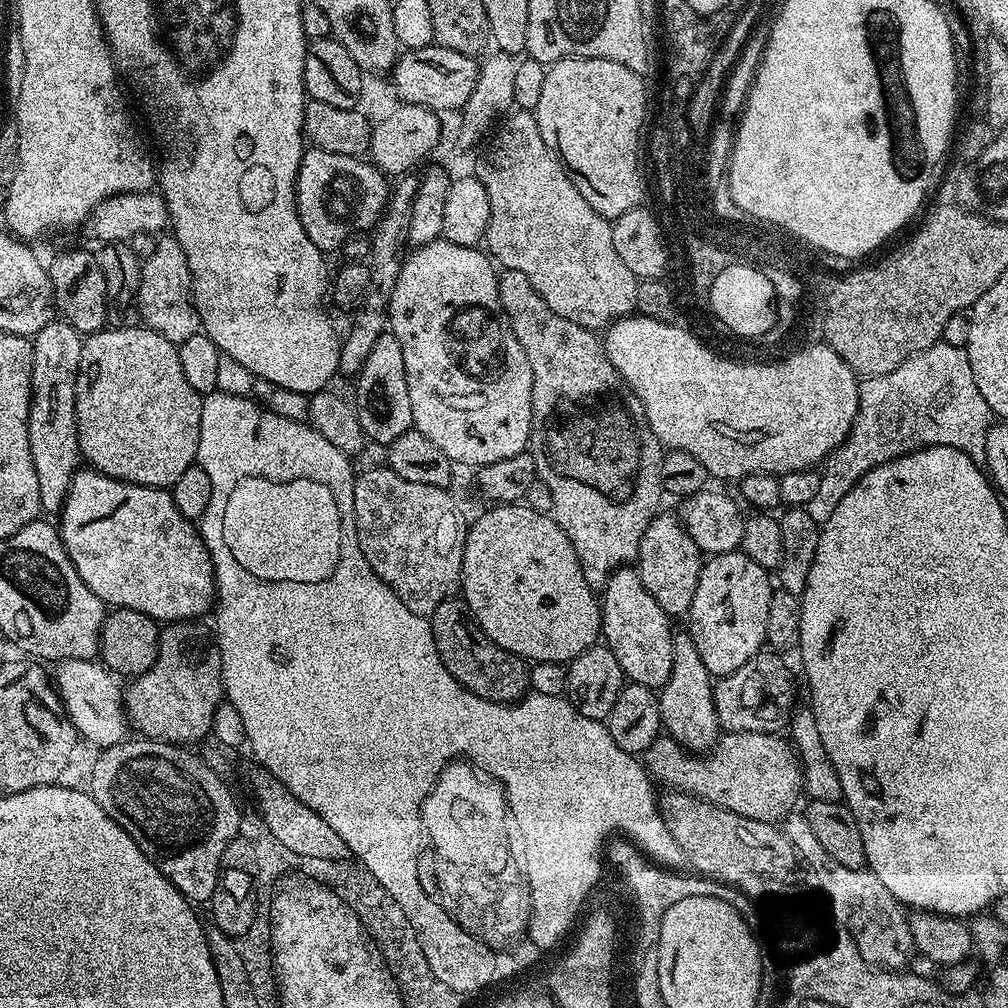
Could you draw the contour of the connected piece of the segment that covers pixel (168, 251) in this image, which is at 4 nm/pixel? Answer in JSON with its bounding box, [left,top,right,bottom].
[136,235,201,346]

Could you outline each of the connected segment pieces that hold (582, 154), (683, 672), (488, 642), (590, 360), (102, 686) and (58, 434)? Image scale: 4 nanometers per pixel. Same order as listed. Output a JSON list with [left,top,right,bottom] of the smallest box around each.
[[534,56,649,218],[658,631,721,753],[430,598,529,704],[498,269,662,590],[54,660,130,750],[28,318,81,513]]

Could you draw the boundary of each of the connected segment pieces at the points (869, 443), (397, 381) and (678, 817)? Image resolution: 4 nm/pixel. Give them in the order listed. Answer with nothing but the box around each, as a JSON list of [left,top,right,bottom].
[[807,342,990,526],[354,330,413,446],[659,790,798,882]]

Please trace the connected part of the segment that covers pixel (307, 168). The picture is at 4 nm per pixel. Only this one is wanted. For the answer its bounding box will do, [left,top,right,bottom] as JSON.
[296,147,390,254]

